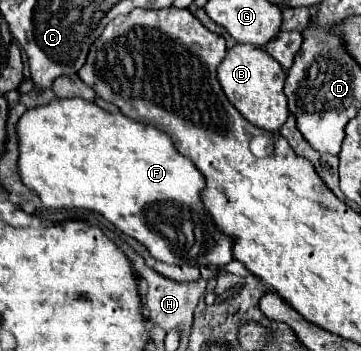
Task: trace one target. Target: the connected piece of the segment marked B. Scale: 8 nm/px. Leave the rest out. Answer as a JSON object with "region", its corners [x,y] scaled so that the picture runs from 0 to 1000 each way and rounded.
{"region":[[[654,125],[637,137],[604,188],[604,234],[637,296],[693,353],[742,376],[770,376],[798,336],[798,291],[781,262],[787,228],[792,205],[776,194],[776,182],[726,137],[704,137],[693,125]]]}

